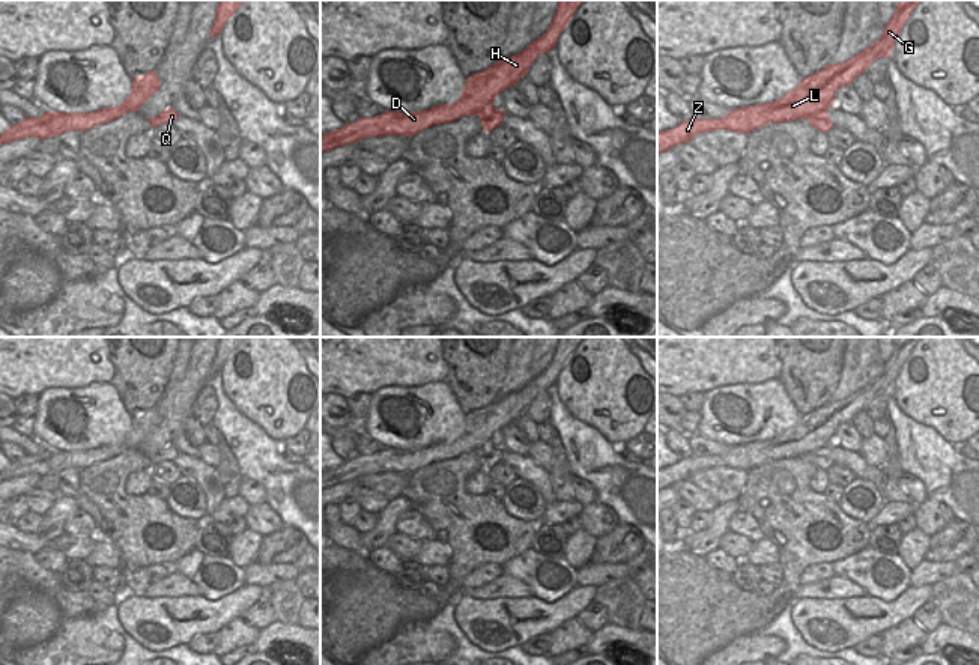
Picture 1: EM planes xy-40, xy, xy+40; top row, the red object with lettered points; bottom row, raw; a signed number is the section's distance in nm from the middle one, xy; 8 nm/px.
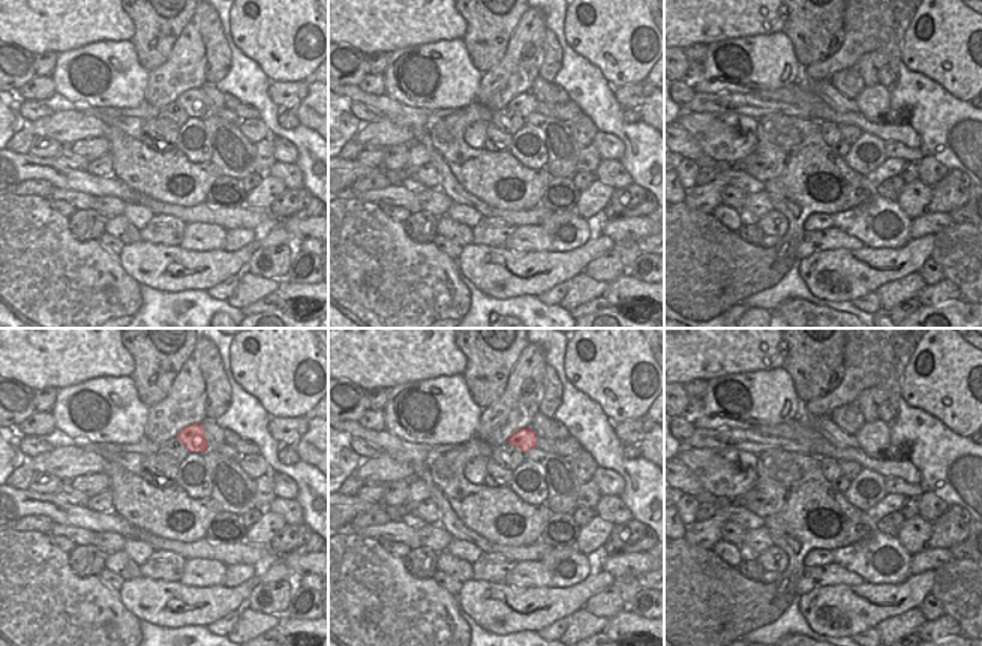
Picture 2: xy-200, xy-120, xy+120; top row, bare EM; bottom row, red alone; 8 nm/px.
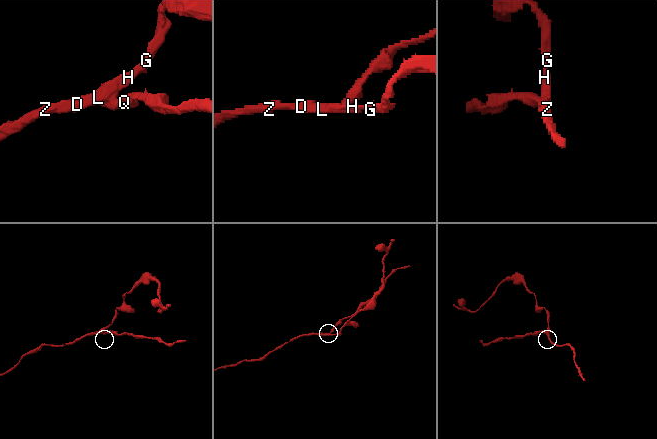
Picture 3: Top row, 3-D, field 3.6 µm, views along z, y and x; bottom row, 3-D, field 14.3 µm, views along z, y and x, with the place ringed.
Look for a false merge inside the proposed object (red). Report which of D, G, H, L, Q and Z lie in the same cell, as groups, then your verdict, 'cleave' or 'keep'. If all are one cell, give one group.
D G H L Z / Q; cleave

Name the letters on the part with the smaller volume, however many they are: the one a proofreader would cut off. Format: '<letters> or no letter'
Q

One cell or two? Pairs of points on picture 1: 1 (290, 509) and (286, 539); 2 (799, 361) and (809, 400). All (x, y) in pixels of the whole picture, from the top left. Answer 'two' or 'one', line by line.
1: two
2: one

